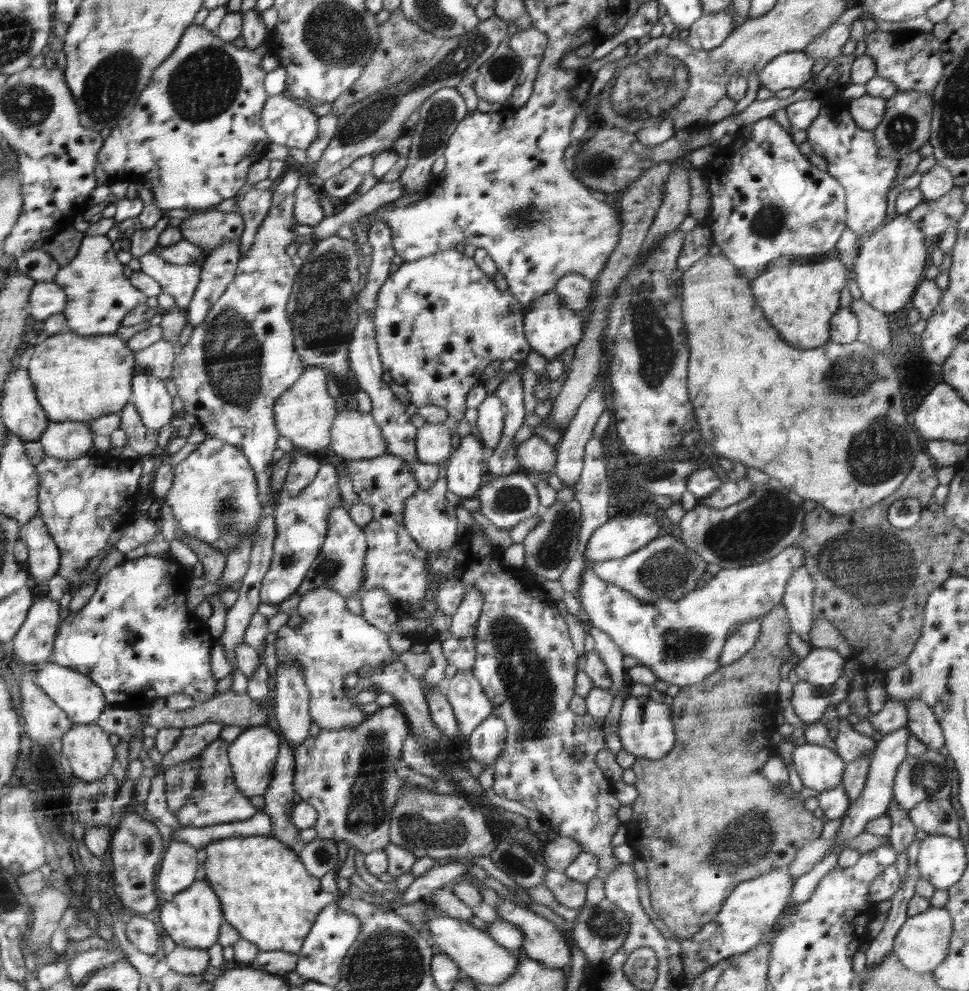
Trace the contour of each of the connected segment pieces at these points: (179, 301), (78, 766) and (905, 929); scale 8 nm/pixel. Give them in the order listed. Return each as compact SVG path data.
M152 250L139 261L141 271L160 283L161 292L173 296L176 307L186 309L200 280L202 260L173 265Z
M74 722L70 730L63 734L61 742L61 752L66 754L73 774L79 779L92 782L104 778L110 772L112 762L114 762L114 746L108 742L108 734L103 727L94 722L90 724Z
M945 907L934 908L907 918L893 941L893 954L909 970L923 973L934 970L948 955L952 938L952 916Z

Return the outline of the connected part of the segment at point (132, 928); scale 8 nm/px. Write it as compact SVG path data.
M144 915L134 916L125 926L126 940L139 952L154 955L158 950L158 941L163 937L156 924L147 920Z

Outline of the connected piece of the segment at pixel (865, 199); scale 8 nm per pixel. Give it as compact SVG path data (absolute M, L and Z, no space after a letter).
M828 101L819 105L818 116L806 128L806 142L810 144L814 153L827 162L827 173L831 174L844 188L847 208L846 224L860 234L872 234L881 226L888 224L888 194L892 190L892 181L897 177L900 160L888 160L877 156L878 149L872 130L860 128L852 118L848 101Z

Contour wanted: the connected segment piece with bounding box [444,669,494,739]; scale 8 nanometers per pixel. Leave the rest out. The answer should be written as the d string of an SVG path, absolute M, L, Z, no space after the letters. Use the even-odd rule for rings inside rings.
M470 669L458 671L454 677L446 680L444 689L464 738L467 739L470 733L494 714L491 699Z

